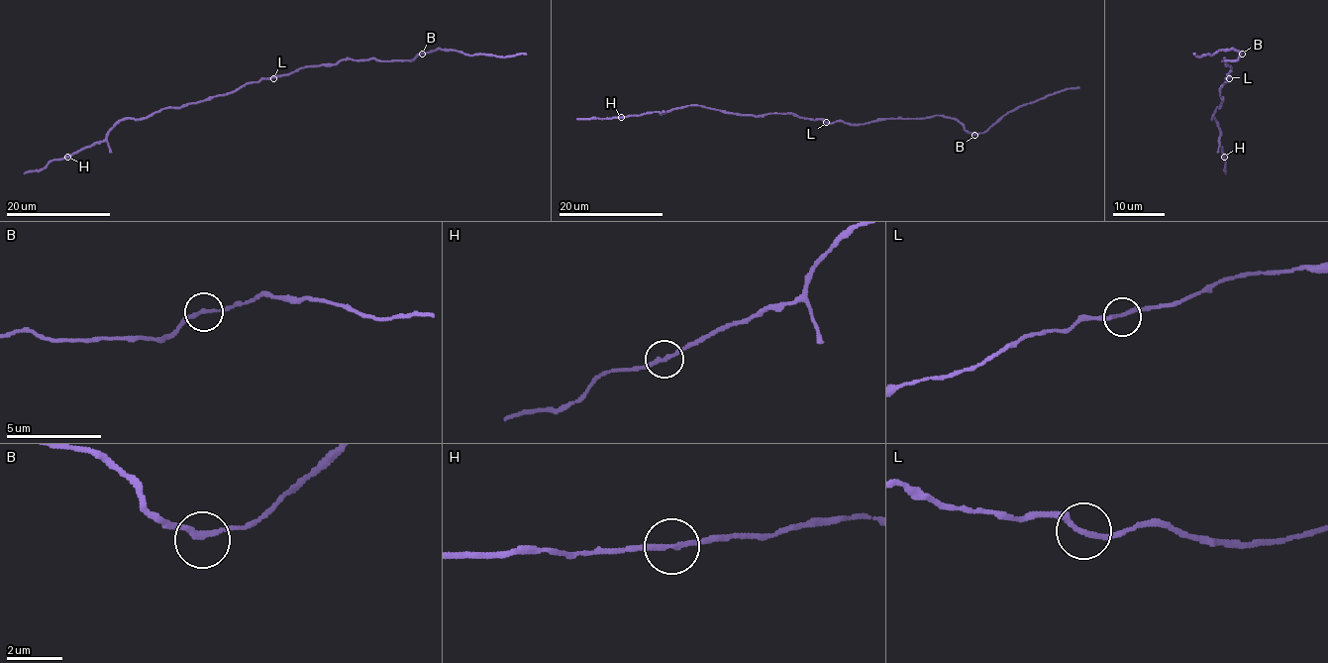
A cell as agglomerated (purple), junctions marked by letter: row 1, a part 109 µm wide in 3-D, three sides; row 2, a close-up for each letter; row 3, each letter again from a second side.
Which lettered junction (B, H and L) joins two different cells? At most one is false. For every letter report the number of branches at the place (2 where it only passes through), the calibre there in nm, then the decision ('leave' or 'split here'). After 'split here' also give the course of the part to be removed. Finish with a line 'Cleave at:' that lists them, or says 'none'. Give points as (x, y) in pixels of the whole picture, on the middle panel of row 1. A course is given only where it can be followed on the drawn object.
B: 2 branches meet; 190 nm thick; leave
H: 2 branches meet; 190 nm thick; split here; foreign part runs (620, 117), (577, 119)
L: 2 branches meet; 190 nm thick; leave
Cleave at: H

